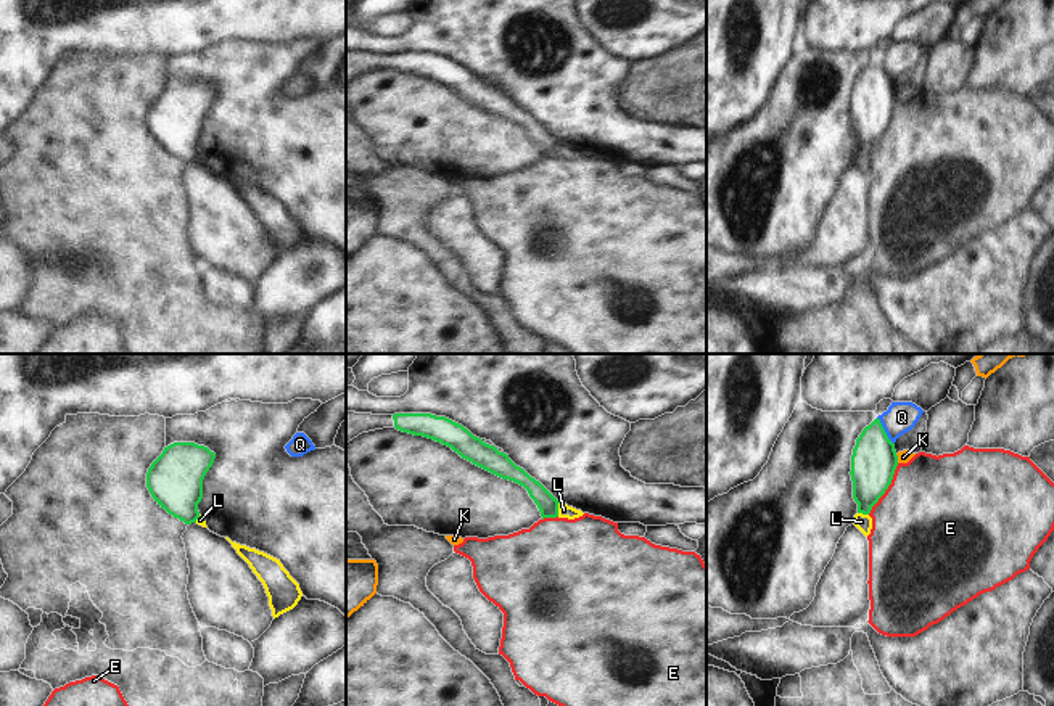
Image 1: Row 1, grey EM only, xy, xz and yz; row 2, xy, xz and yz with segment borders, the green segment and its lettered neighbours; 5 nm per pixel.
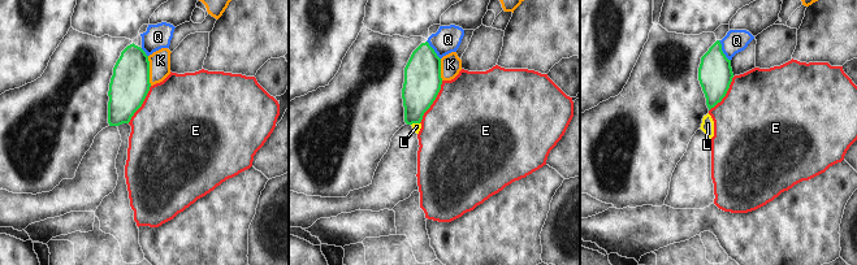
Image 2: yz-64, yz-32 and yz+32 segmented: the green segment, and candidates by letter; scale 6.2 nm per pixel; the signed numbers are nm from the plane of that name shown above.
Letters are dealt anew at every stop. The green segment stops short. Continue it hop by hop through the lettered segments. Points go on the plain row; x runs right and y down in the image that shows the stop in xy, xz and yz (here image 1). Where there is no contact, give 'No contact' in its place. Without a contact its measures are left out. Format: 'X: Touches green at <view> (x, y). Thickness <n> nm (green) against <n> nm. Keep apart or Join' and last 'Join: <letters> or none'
E: Touches green at yz (887, 127). Thickness 220 nm (green) against 500 nm. Keep apart
K: Touches green at yz (897, 98). Thickness 220 nm (green) against 60 nm. Keep apart
L: Touches green at xz (557, 148). Thickness 100 nm (green) against 60 nm. Keep apart
Q: Touches green at yz (884, 71). Thickness 220 nm (green) against 160 nm. Keep apart
Join: none.

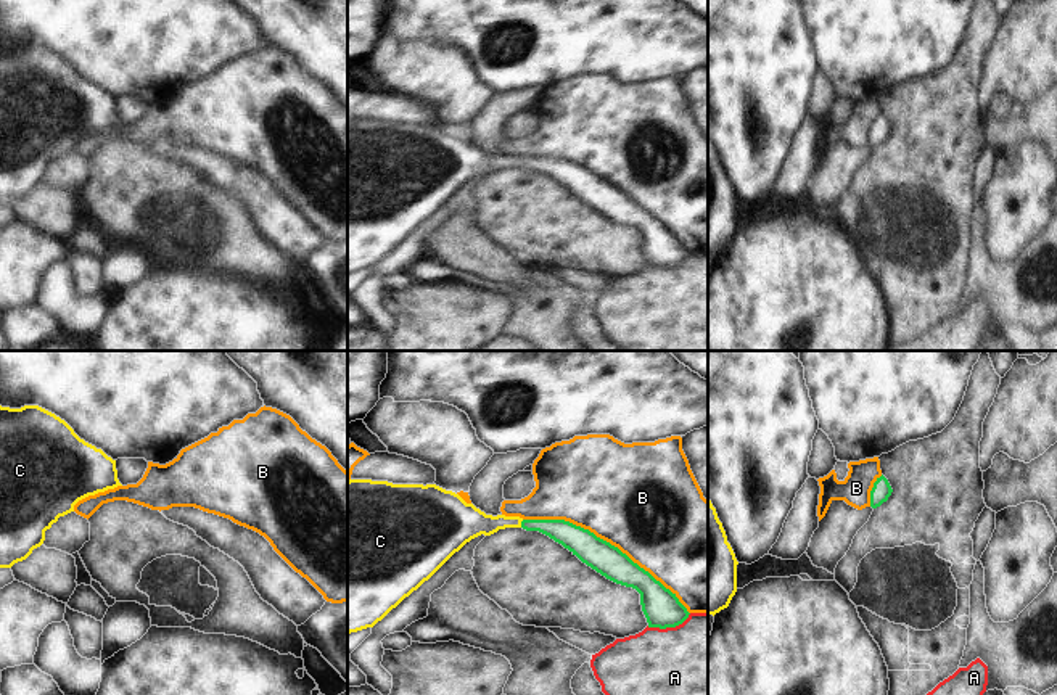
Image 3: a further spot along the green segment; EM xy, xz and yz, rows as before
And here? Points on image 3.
A: Touches green at xz (668, 266). Thickness 190 nm (green) against 480 nm. Keep apart
B: Touches green at xz (608, 182). Thickness 160 nm (green) against 500 nm. Keep apart
C: Touches green at xz (522, 163). Thickness 120 nm (green) against 150 nm. Join
Join: C.

